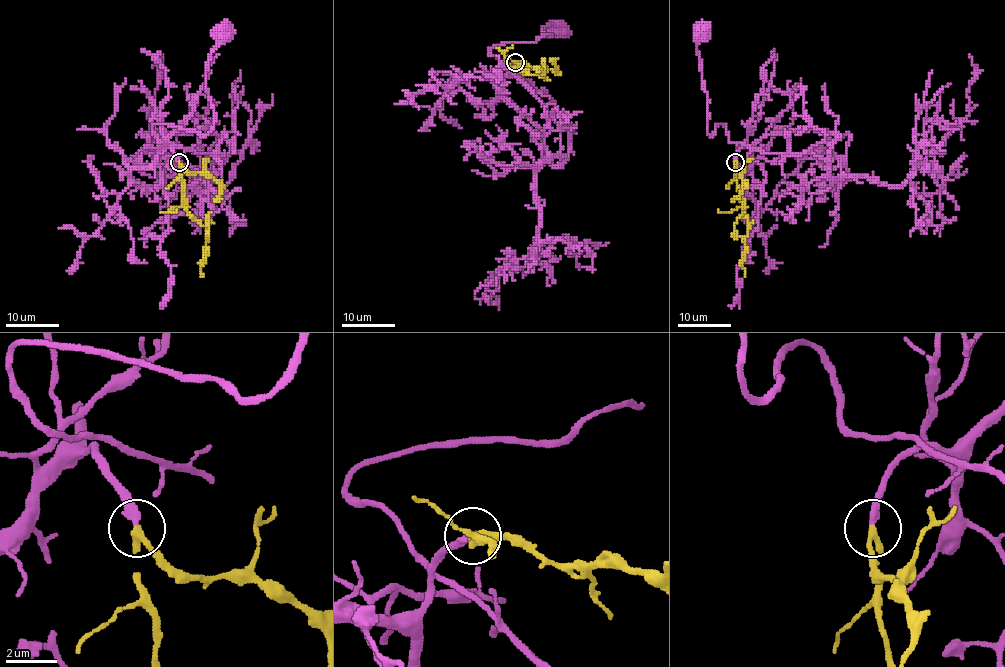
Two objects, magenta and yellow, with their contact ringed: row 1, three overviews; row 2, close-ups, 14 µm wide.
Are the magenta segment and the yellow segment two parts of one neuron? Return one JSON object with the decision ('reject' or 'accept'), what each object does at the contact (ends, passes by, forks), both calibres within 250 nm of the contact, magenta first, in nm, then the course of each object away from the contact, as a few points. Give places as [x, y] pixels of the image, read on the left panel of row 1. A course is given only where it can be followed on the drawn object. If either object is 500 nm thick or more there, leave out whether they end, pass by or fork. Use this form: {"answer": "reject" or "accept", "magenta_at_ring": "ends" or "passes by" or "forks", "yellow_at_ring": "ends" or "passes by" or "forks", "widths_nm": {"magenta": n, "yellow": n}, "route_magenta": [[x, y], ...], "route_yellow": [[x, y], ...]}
{"answer": "accept", "magenta_at_ring": "ends", "yellow_at_ring": "ends", "widths_nm": {"magenta": 320, "yellow": 340}, "route_magenta": [[180, 162], [153, 126], [163, 123], [202, 135], [210, 130], [214, 110], [206, 70], [220, 32]], "route_yellow": [[180, 162], [186, 210], [209, 230], [201, 277]]}

